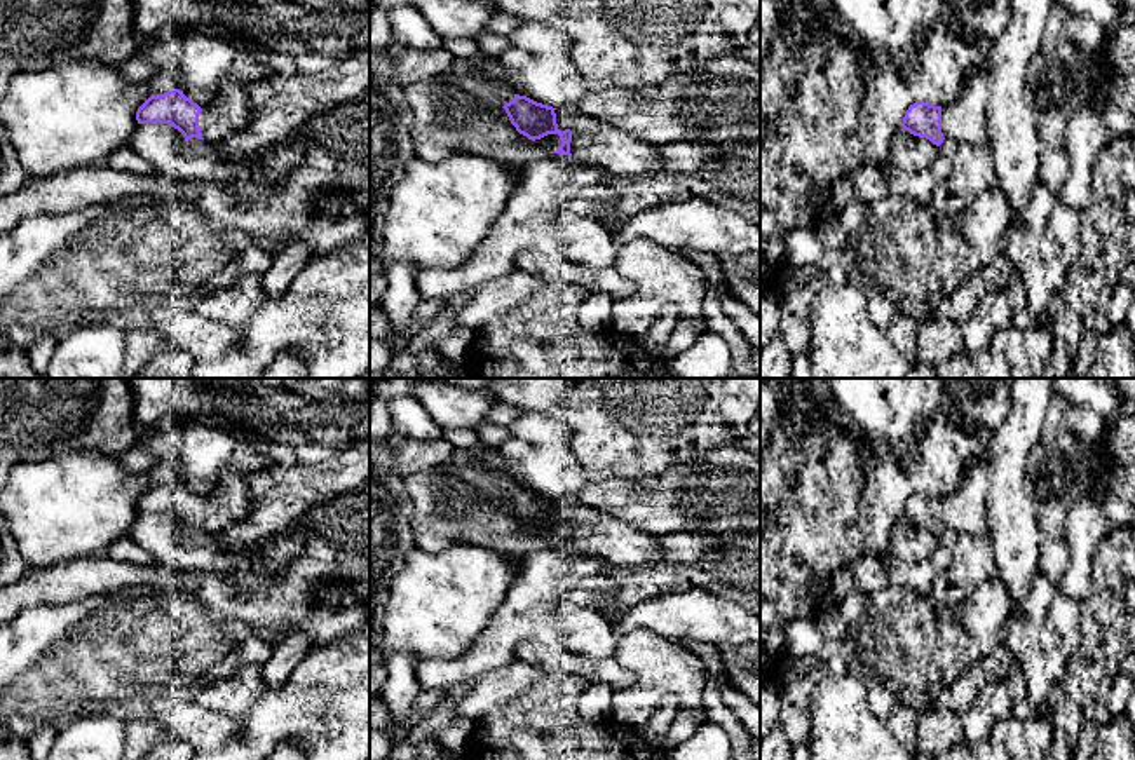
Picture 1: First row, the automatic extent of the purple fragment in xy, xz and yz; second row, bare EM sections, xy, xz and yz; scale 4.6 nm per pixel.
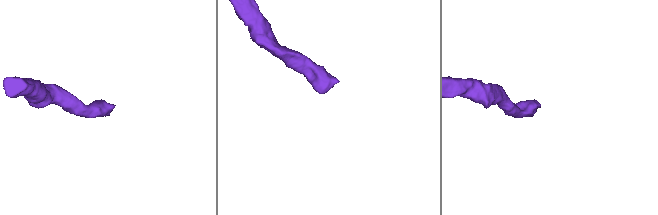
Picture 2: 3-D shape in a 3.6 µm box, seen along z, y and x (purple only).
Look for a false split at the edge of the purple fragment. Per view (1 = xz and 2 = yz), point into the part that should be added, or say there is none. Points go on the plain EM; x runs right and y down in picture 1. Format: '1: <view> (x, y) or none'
1: none
2: yz (963, 509)

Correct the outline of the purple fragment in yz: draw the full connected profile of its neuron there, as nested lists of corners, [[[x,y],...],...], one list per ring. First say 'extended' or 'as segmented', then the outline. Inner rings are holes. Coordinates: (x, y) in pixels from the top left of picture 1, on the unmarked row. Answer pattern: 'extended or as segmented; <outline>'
extended; [[[987,455],[971,460],[962,483],[945,497],[915,492],[905,502],[901,518],[914,526],[926,528],[940,537],[945,528],[957,535],[987,535],[989,462]]]

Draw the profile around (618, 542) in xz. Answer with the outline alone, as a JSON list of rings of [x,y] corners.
[[[581,504],[556,507],[560,521],[570,519],[570,544],[586,556],[619,568],[643,568],[663,561],[657,540],[631,523]]]

